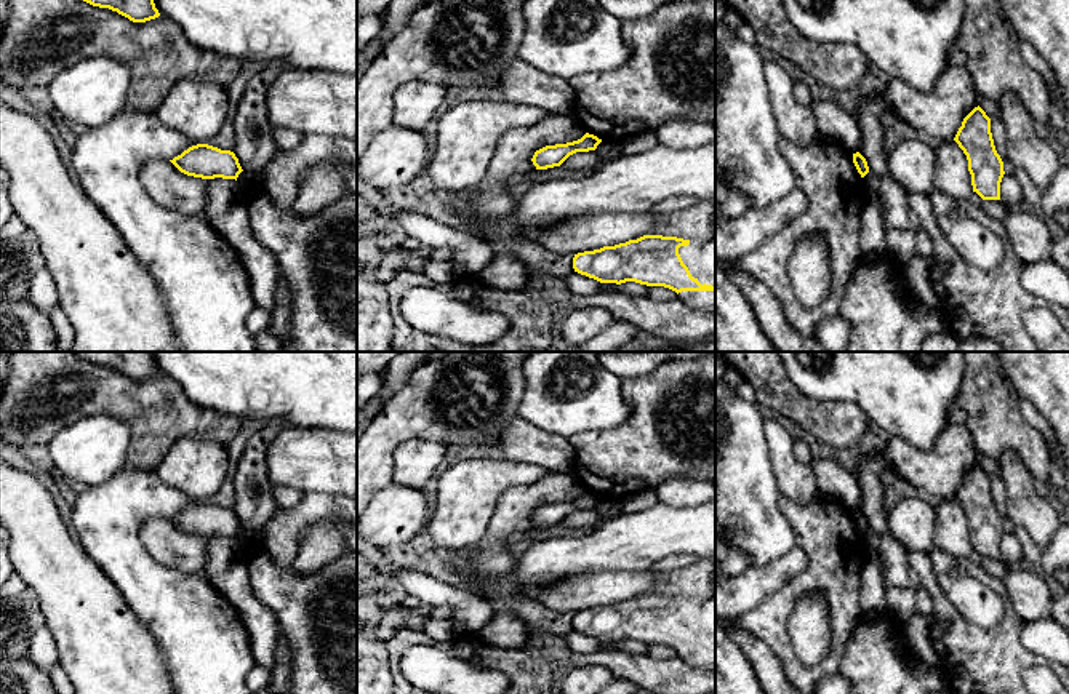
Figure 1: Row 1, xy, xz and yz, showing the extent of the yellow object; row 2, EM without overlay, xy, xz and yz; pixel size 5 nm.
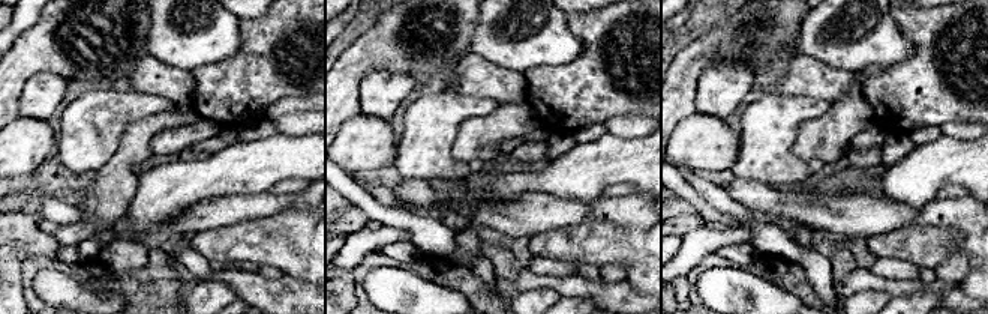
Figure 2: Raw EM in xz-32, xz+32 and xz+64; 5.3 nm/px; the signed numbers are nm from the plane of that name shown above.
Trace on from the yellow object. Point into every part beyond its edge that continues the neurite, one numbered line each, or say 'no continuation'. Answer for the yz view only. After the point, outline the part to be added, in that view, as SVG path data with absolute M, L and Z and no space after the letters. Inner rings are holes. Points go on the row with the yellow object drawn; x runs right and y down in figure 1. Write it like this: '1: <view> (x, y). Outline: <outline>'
no continuation

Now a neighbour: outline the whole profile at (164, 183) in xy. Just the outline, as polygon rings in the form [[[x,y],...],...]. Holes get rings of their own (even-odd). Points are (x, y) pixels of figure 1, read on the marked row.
[[[154,158],[141,166],[139,181],[158,205],[208,222],[208,189],[213,179],[187,176],[170,160]]]

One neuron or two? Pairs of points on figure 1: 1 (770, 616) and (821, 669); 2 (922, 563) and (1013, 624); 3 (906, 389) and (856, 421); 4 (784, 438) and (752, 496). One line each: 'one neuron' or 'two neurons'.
1: one neuron
2: one neuron
3: two neurons
4: two neurons

